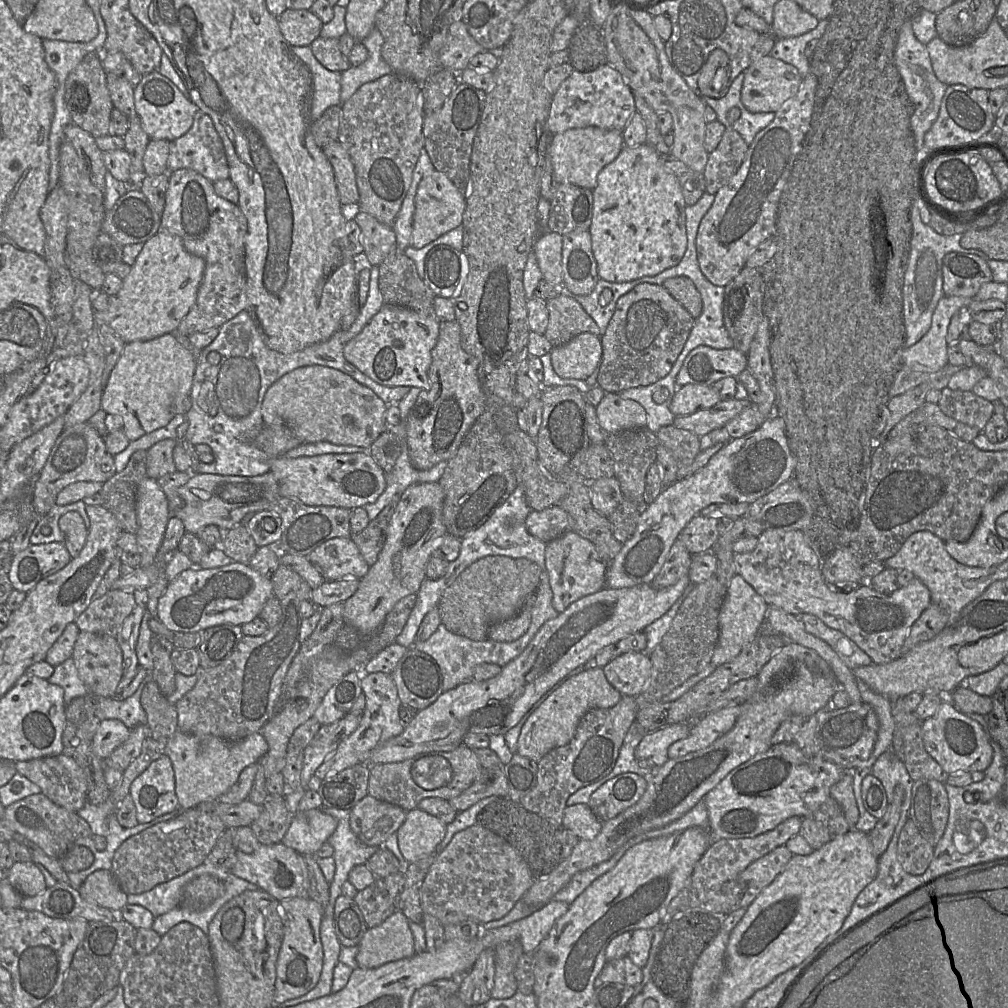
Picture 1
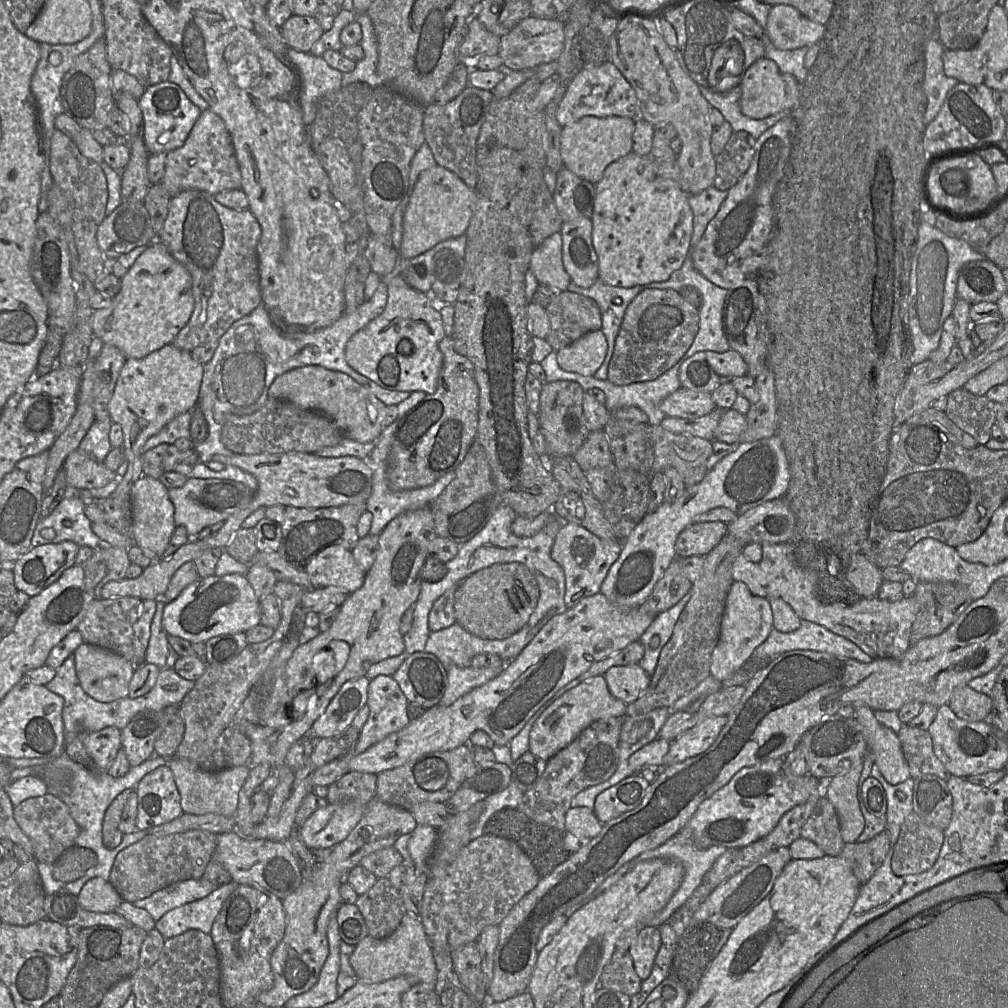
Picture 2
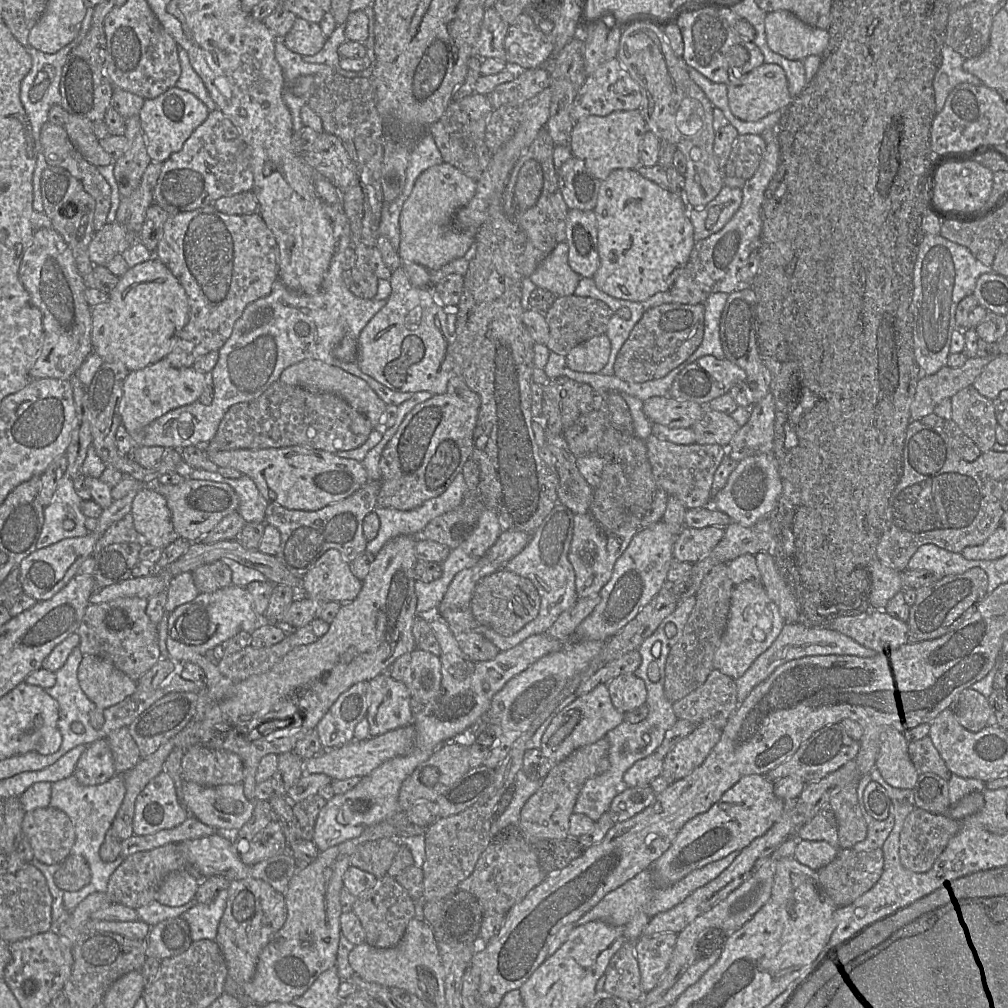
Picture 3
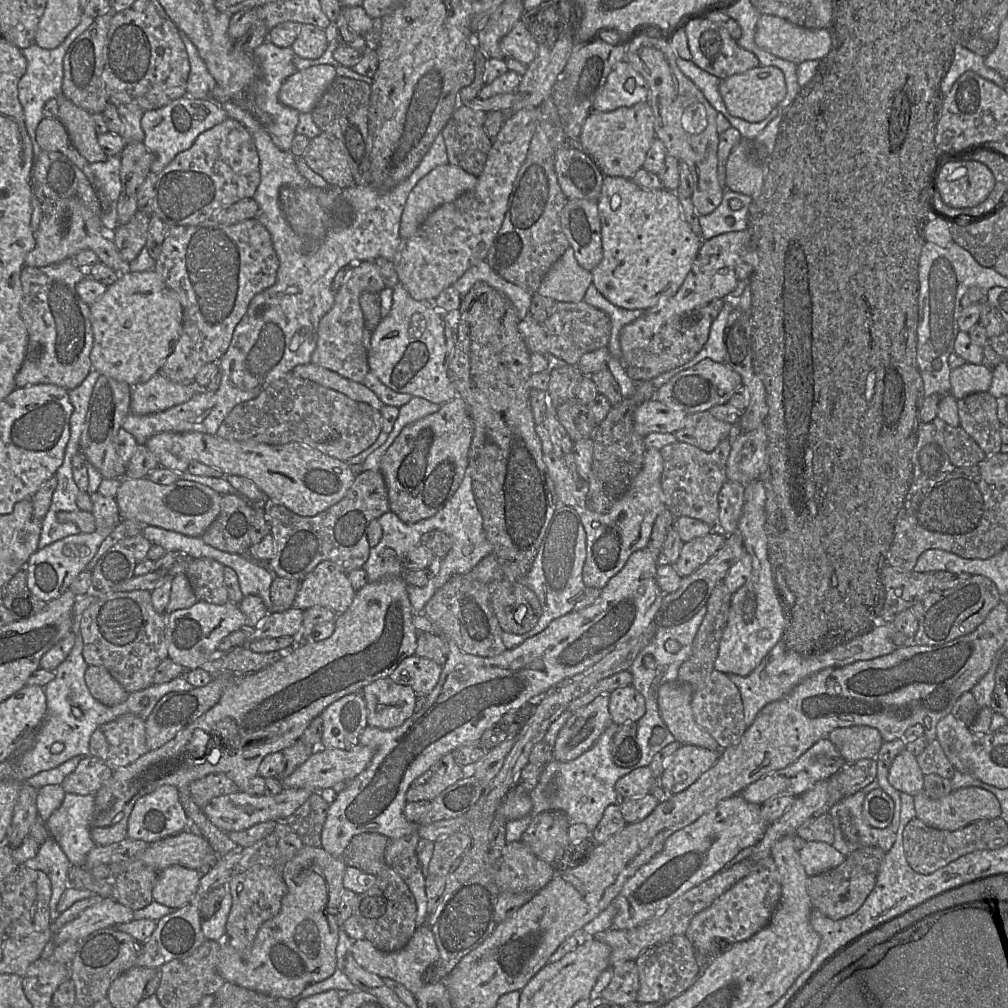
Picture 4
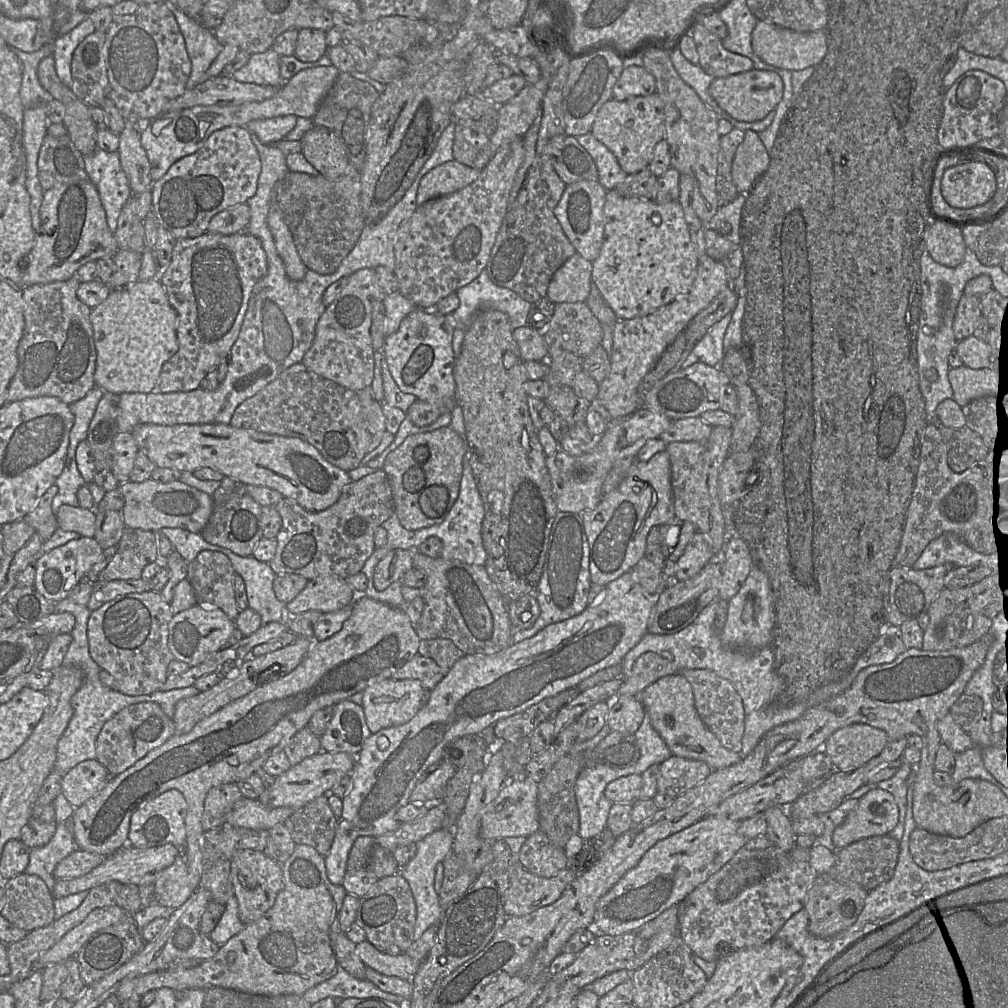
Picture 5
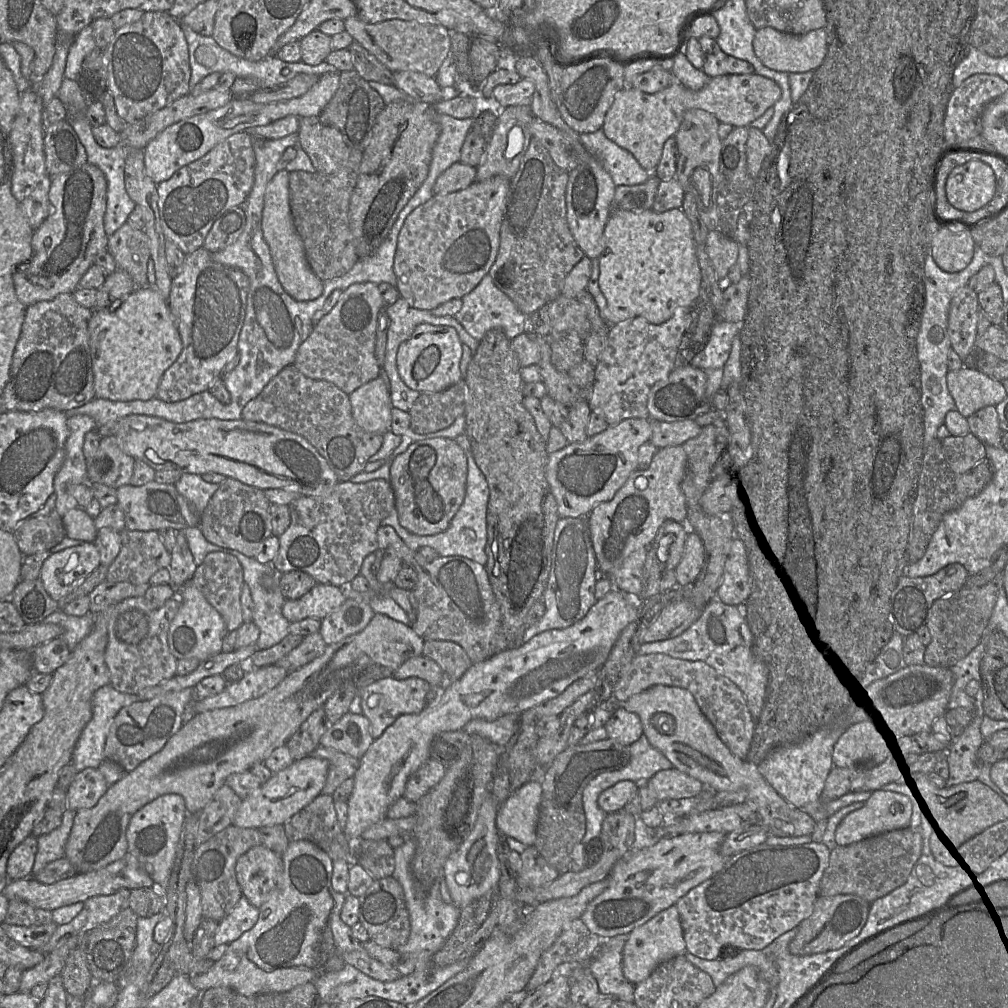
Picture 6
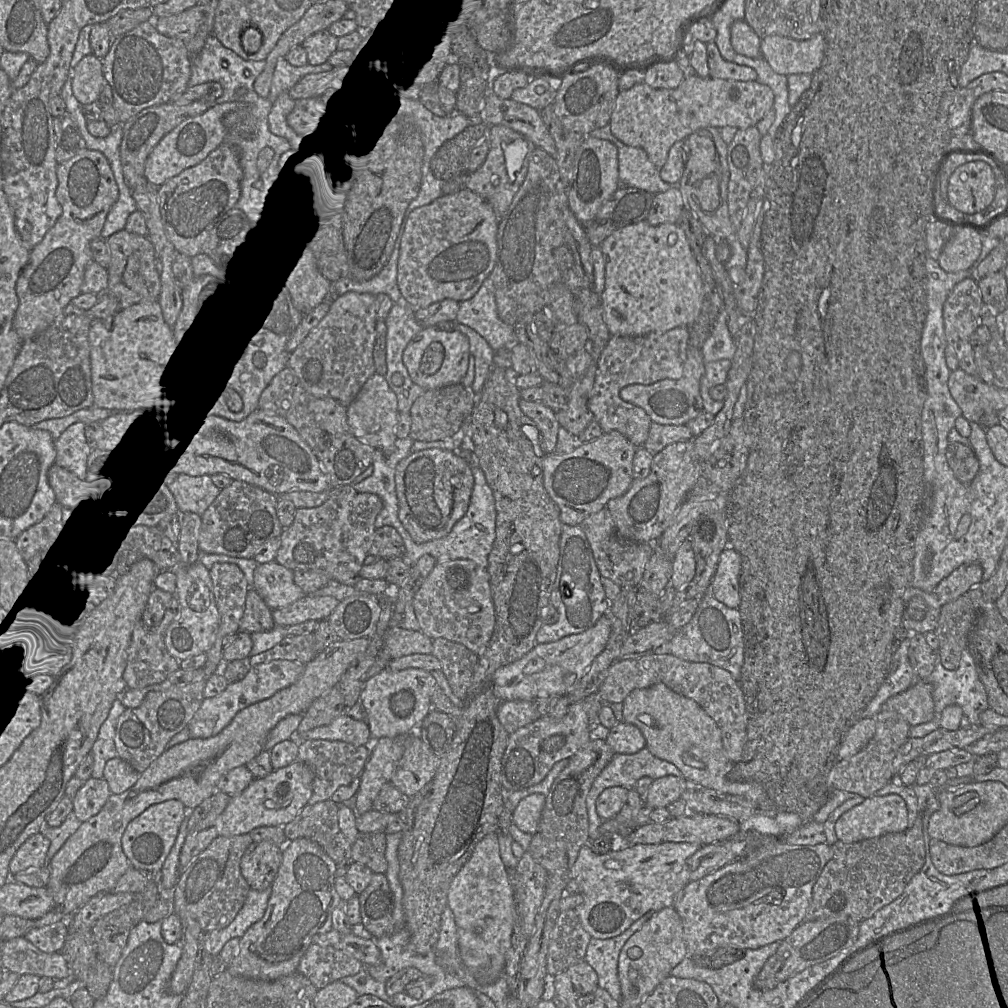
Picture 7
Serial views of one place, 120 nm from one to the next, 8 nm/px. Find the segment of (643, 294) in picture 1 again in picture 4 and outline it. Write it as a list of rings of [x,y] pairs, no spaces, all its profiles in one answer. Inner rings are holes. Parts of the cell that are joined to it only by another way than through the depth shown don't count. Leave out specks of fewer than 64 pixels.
[[[716,299],[668,321],[647,346],[634,351],[631,362],[625,363],[628,377],[635,383],[650,381],[693,359],[705,345],[711,324],[723,308],[724,302],[725,299]]]

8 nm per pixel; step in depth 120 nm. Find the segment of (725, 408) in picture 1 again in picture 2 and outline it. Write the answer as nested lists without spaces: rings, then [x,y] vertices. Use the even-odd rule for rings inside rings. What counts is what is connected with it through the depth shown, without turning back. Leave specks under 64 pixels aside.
[[[715,408],[709,414],[696,419],[665,417],[660,425],[665,430],[673,433],[691,434],[713,440],[714,432],[720,422],[723,411],[725,410]]]

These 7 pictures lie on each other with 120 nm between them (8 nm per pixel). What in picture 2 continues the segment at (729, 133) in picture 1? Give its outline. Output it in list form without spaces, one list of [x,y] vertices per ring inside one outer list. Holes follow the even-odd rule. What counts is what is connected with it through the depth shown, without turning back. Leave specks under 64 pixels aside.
[[[745,131],[732,133],[721,153],[715,157],[713,187],[728,191],[741,179],[753,159],[755,142],[753,136]]]

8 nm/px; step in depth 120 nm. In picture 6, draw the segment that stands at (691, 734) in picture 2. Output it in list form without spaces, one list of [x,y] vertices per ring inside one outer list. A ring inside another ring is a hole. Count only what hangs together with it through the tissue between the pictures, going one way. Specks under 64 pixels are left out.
[[[675,767],[654,774],[648,781],[648,787],[658,802],[665,799],[692,801],[706,789],[701,781]]]

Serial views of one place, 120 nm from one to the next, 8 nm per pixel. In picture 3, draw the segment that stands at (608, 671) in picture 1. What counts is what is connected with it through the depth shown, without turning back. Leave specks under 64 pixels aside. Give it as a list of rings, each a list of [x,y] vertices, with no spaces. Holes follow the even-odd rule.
[[[634,673],[621,674],[607,684],[613,705],[622,713],[632,711],[646,703],[648,695],[646,684]]]

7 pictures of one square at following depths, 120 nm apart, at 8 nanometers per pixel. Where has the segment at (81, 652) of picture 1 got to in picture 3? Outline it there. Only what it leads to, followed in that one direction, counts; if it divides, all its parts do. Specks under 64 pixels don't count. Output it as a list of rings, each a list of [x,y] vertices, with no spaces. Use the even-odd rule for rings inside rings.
[[[85,654],[78,667],[78,681],[85,695],[100,709],[123,701],[137,690],[137,683],[103,658]]]

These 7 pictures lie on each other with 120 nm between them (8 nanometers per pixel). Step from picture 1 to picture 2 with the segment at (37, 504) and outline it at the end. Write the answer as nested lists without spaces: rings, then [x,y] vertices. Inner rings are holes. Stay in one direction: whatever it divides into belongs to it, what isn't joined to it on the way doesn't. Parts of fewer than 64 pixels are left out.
[[[79,449],[67,456],[62,468],[66,472],[67,487],[77,489],[101,488],[116,478],[115,471]]]

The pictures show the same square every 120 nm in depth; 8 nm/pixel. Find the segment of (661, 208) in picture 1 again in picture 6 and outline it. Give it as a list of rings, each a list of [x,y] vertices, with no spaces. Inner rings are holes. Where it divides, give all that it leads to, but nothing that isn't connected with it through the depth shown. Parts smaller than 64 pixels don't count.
[[[652,209],[642,212],[612,212],[603,233],[603,251],[598,257],[601,293],[608,307],[609,325],[621,324],[635,317],[660,325],[669,320],[678,308],[692,308],[701,294],[701,270],[696,256],[696,243],[691,222],[682,209],[656,213]]]

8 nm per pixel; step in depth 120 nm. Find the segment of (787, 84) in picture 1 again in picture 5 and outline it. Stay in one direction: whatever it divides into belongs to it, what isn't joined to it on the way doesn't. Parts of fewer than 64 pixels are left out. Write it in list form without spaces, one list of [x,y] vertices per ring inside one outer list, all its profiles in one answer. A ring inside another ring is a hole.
[[[756,70],[730,75],[722,78],[714,78],[709,87],[712,98],[719,107],[731,118],[743,122],[755,122],[764,119],[771,111],[775,111],[784,94],[784,82],[776,72],[769,70]]]

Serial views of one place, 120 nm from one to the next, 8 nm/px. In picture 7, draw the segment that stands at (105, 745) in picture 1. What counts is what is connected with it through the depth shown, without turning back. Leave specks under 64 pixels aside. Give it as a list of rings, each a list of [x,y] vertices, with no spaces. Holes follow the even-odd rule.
[[[90,777],[73,797],[72,811],[81,822],[87,821],[100,812],[111,794],[104,778]]]

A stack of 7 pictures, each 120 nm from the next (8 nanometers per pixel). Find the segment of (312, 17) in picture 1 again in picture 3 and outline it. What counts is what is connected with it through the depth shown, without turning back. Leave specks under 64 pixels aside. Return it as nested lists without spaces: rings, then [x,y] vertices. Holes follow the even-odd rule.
[[[297,17],[282,40],[292,52],[301,56],[309,56],[317,54],[323,48],[327,37],[318,23]]]

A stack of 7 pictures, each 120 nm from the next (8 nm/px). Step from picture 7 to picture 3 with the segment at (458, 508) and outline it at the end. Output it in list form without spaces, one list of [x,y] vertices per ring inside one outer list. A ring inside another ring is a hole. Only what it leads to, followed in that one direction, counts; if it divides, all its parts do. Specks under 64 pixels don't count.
[[[453,363],[446,392],[416,405],[384,447],[377,505],[407,511],[441,495],[471,458],[479,410],[479,395],[468,387]]]

